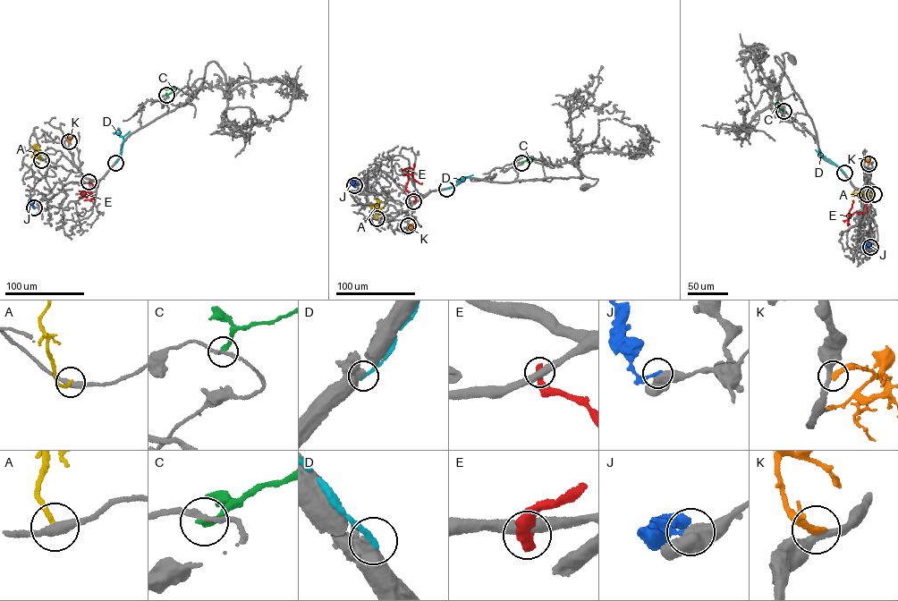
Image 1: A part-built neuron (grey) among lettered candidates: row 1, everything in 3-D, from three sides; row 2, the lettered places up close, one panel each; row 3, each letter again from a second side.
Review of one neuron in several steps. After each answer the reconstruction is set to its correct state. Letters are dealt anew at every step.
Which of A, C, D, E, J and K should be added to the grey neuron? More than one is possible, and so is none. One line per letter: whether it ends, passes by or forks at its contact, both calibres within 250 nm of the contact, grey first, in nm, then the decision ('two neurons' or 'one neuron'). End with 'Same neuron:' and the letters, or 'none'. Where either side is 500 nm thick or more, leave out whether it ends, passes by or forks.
A: it ends; calibres 360 and 200 nm; two neurons
C: it ends; calibres 200 and 240 nm; two neurons
D: calibres 750 and 240 nm; two neurons
E: calibres 440 and 500 nm; two neurons
J: it ends; calibres 460 and 240 nm; two neurons
K: it ends; calibres 360 and 400 nm; two neurons
Same neuron: none

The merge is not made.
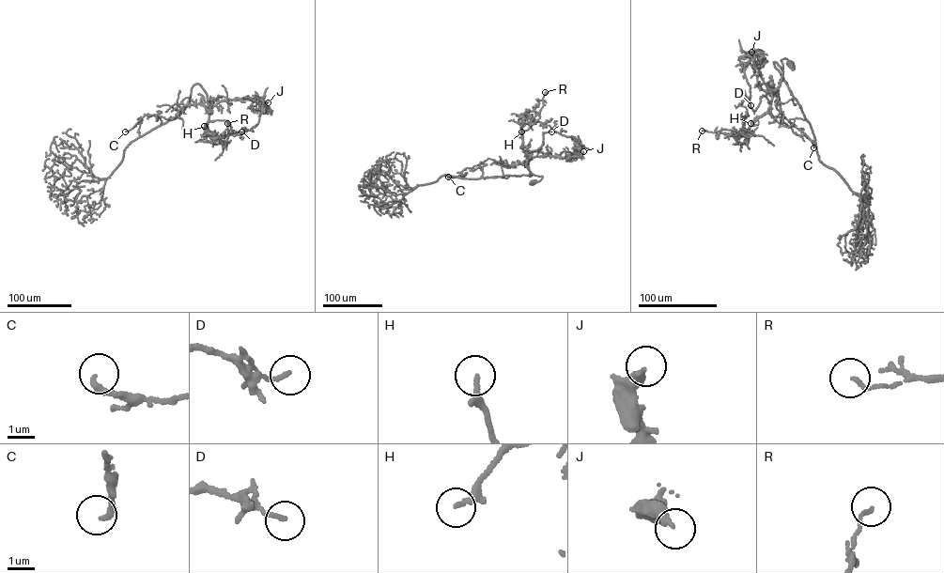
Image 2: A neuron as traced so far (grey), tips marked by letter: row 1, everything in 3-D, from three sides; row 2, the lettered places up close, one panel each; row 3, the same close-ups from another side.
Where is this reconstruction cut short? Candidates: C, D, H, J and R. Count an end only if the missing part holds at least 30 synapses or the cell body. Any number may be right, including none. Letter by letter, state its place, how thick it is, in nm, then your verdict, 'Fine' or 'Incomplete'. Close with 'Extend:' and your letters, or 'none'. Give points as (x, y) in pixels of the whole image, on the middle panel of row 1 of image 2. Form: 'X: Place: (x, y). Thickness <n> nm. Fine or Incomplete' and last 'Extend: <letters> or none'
C: Place: (448, 177). Thickness 240 nm. Fine
D: Place: (551, 131). Thickness 140 nm. Fine
H: Place: (521, 131). Thickness 240 nm. Fine
J: Place: (583, 151). Thickness 280 nm. Fine
R: Place: (545, 92). Thickness 110 nm. Fine
Extend: none

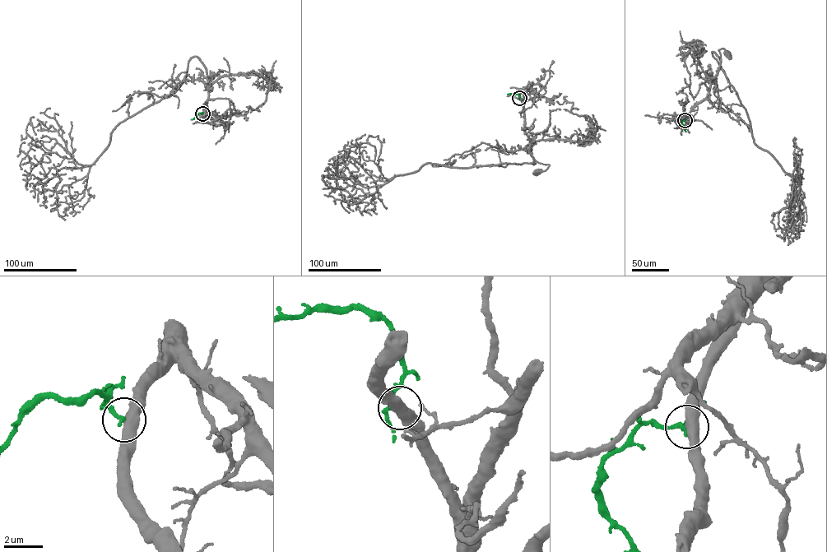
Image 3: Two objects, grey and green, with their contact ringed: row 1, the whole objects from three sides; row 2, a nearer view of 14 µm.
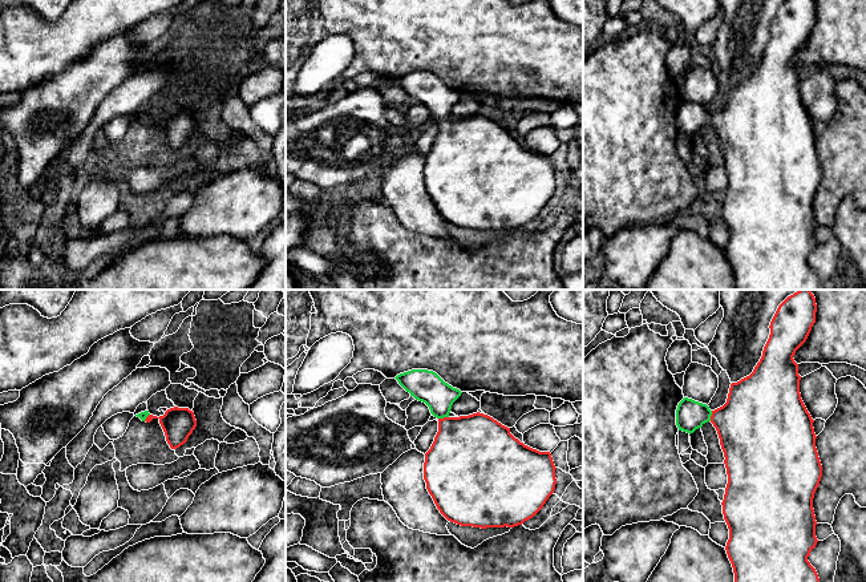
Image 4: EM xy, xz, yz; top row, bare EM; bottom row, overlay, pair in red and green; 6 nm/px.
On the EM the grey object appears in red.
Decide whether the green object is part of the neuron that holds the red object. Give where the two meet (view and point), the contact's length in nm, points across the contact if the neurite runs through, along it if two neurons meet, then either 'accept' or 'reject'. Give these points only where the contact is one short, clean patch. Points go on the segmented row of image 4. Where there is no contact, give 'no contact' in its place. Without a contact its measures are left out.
meets red in xz at (444, 417); contact 70 nm long; runs through xz (468, 451), (446, 425), (444, 417), (440, 400), (425, 386); accept

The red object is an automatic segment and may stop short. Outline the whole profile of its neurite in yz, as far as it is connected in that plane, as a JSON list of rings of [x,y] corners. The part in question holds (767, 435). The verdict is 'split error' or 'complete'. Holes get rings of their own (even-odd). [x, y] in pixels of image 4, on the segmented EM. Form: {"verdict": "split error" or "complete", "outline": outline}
{"verdict": "split error", "outline": [[[798,290],[777,308],[770,335],[753,372],[732,383],[727,403],[711,411],[684,397],[676,409],[679,431],[693,433],[711,421],[717,431],[728,474],[723,505],[729,529],[725,550],[735,582],[820,582],[808,561],[816,547],[814,493],[822,477],[816,448],[814,420],[800,393],[798,364],[793,356],[816,323],[817,304],[810,290]]]}

